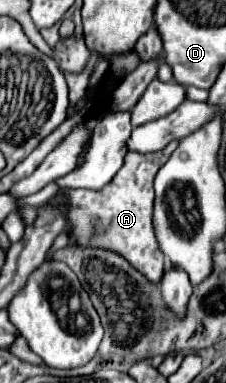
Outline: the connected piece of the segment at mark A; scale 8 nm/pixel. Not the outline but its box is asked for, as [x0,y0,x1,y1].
[57,141,179,283]

